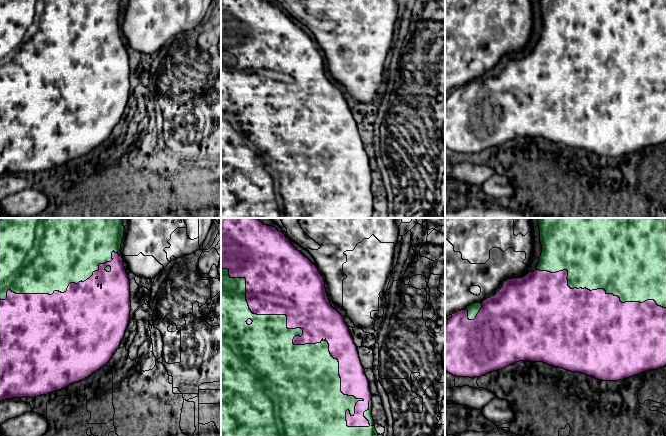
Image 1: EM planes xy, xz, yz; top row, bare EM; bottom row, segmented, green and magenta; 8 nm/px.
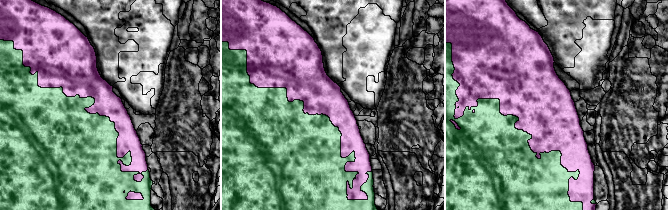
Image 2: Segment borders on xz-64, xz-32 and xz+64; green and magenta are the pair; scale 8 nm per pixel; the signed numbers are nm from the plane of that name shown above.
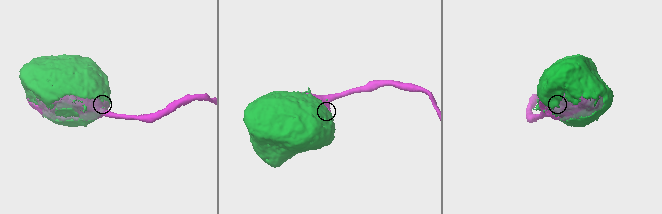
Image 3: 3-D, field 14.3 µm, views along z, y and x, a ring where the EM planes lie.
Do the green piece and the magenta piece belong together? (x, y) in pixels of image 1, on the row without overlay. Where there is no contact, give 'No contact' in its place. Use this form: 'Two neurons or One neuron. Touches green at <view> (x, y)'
One neuron. Touches green at xz (305, 120)

